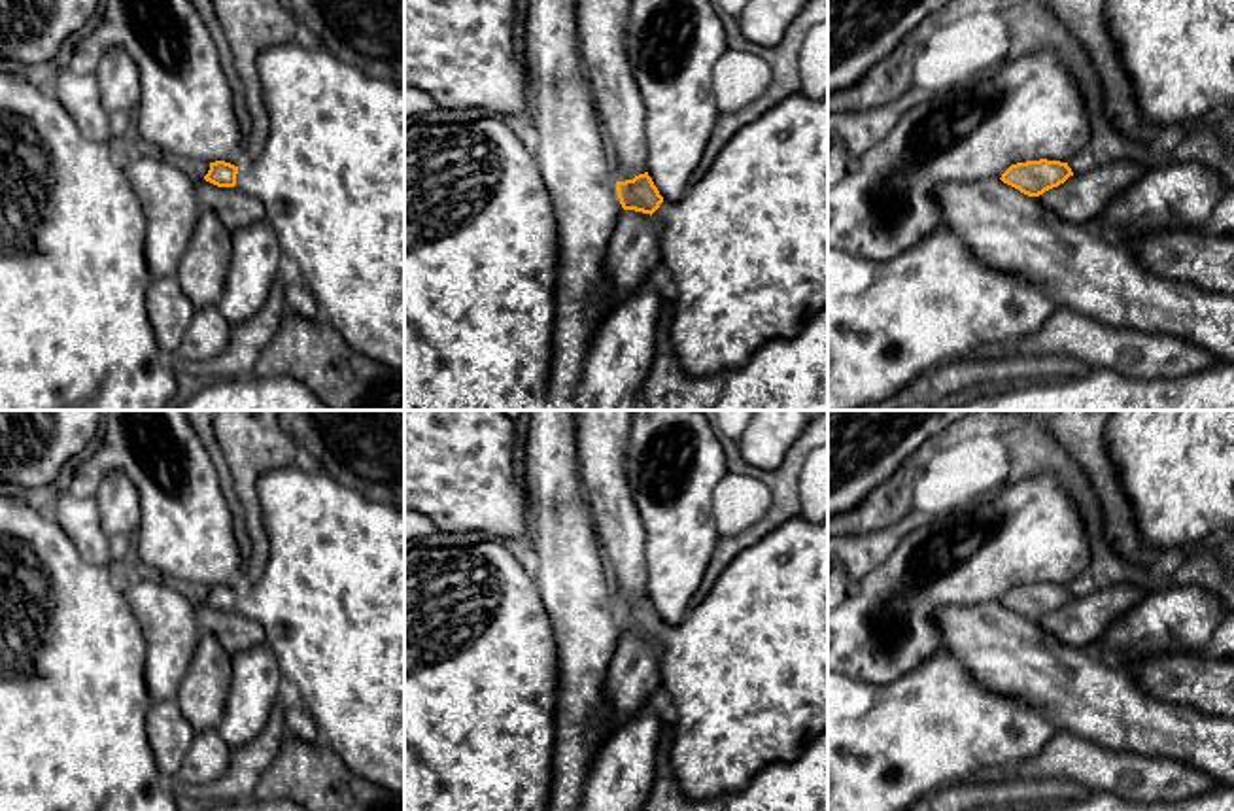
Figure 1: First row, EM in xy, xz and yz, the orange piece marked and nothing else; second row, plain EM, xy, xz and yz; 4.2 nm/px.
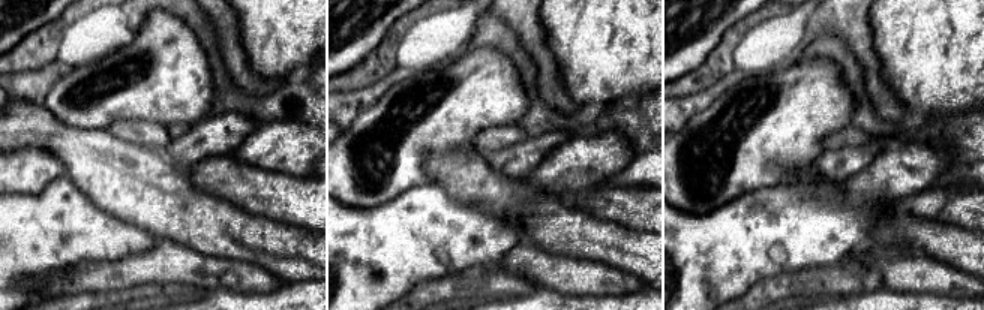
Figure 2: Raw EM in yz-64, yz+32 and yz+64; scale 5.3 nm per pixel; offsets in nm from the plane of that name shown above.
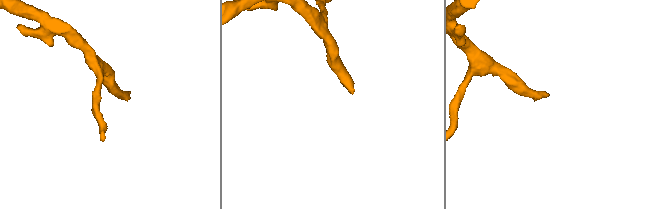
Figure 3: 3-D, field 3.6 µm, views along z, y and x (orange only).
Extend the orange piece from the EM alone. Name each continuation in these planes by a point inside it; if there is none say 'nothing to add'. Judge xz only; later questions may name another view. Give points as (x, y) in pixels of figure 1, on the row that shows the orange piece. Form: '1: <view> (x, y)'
1: xz (747, 246)

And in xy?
1: xy (331, 176)

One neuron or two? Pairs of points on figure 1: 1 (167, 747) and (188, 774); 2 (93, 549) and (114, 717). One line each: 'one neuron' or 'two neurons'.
1: two neurons
2: two neurons

